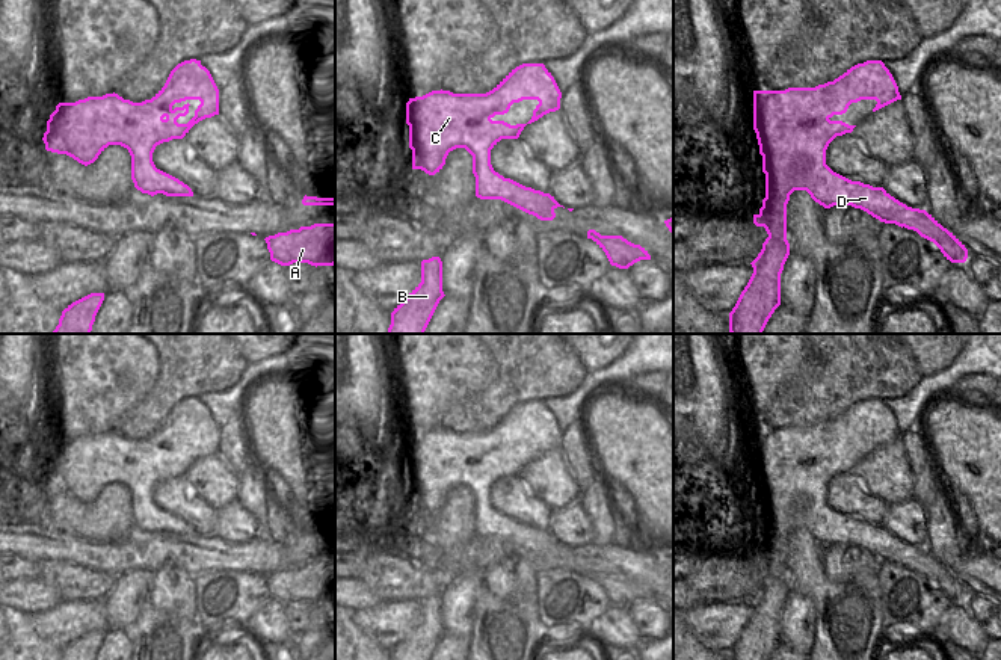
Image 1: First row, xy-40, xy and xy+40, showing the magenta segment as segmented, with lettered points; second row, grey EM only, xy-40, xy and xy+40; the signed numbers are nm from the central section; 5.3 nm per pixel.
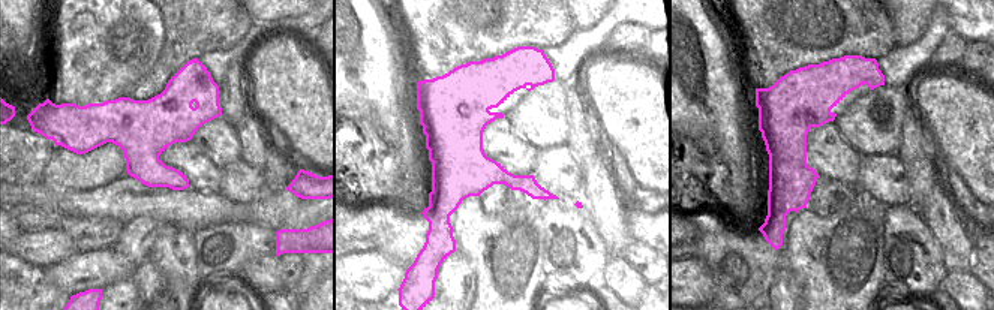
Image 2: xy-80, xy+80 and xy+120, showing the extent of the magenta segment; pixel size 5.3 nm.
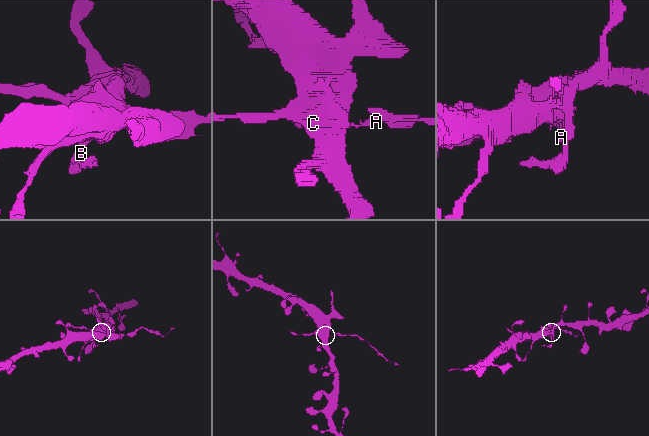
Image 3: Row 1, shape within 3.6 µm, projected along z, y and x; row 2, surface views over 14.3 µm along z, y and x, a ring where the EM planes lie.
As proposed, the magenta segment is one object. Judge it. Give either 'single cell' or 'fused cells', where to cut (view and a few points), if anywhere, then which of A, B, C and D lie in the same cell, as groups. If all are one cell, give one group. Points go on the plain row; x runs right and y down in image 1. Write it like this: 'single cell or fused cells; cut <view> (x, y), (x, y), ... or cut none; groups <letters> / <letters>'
fused cells; cut xy+40 (908, 545), (905, 548), (888, 547), (880, 559); groups A / B C D

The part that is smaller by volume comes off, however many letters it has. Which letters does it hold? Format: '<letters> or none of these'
A.

